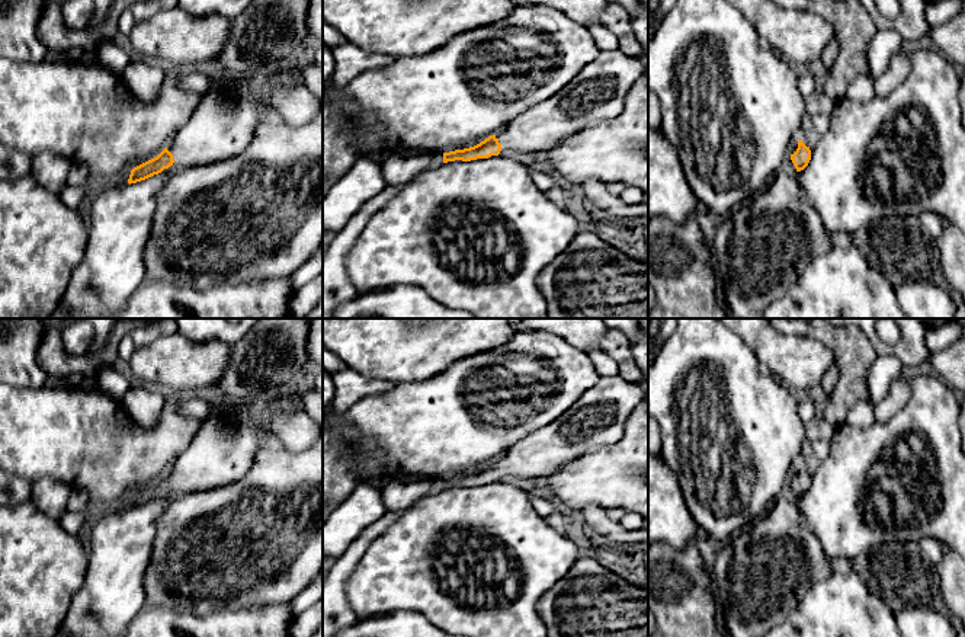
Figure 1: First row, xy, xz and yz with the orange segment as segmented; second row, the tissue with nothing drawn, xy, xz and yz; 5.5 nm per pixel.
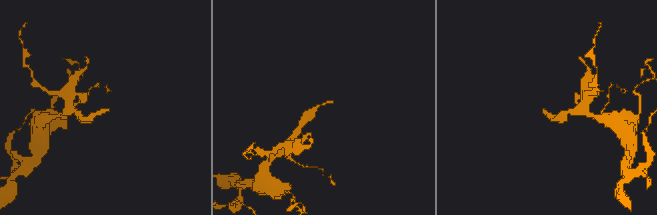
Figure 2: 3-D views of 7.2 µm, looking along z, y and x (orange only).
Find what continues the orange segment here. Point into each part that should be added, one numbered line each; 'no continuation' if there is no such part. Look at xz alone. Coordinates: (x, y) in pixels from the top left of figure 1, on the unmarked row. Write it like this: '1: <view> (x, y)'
1: xz (598, 418)

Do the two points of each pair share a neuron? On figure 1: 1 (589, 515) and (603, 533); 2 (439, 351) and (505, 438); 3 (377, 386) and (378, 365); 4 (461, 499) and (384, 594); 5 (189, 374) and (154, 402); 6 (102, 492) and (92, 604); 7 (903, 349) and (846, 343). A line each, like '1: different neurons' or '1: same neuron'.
1: same neuron
2: different neurons
3: different neurons
4: same neuron
5: different neurons
6: different neurons
7: different neurons

